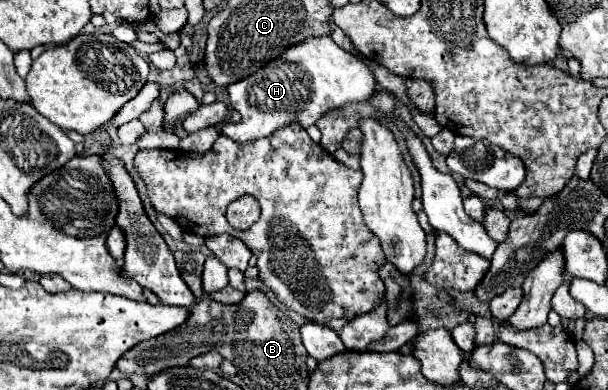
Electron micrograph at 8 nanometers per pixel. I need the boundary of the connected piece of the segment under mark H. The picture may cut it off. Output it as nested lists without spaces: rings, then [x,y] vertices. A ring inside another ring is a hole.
[[[310,36],[284,50],[256,74],[228,86],[230,106],[240,112],[242,122],[224,124],[222,132],[236,142],[248,142],[270,136],[290,122],[308,128],[332,108],[366,100],[374,92],[374,84],[372,70],[342,50],[330,36]]]

